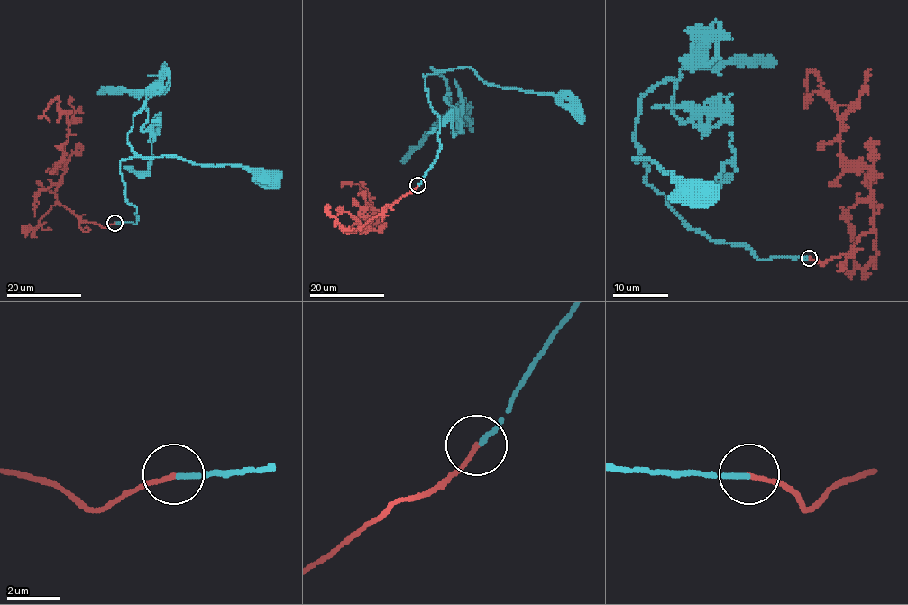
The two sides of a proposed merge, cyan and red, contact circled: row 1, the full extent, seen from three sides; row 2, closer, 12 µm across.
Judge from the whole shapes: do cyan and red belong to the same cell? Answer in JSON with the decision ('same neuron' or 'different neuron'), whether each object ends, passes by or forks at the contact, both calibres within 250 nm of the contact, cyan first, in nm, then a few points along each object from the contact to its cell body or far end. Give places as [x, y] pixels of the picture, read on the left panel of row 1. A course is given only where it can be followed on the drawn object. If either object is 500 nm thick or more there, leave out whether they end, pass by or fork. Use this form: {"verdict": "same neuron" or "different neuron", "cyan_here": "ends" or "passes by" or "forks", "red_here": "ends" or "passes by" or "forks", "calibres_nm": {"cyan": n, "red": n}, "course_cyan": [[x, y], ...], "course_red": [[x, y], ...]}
{"verdict": "same neuron", "cyan_here": "ends", "red_here": "ends", "calibres_nm": {"cyan": 160, "red": 150}, "course_cyan": [[114, 223], [137, 221], [120, 172], [120, 162], [134, 156], [244, 166], [258, 169], [271, 182]], "course_red": [[114, 223], [102, 227], [81, 221], [57, 202], [68, 122], [58, 97], [39, 115]]}

